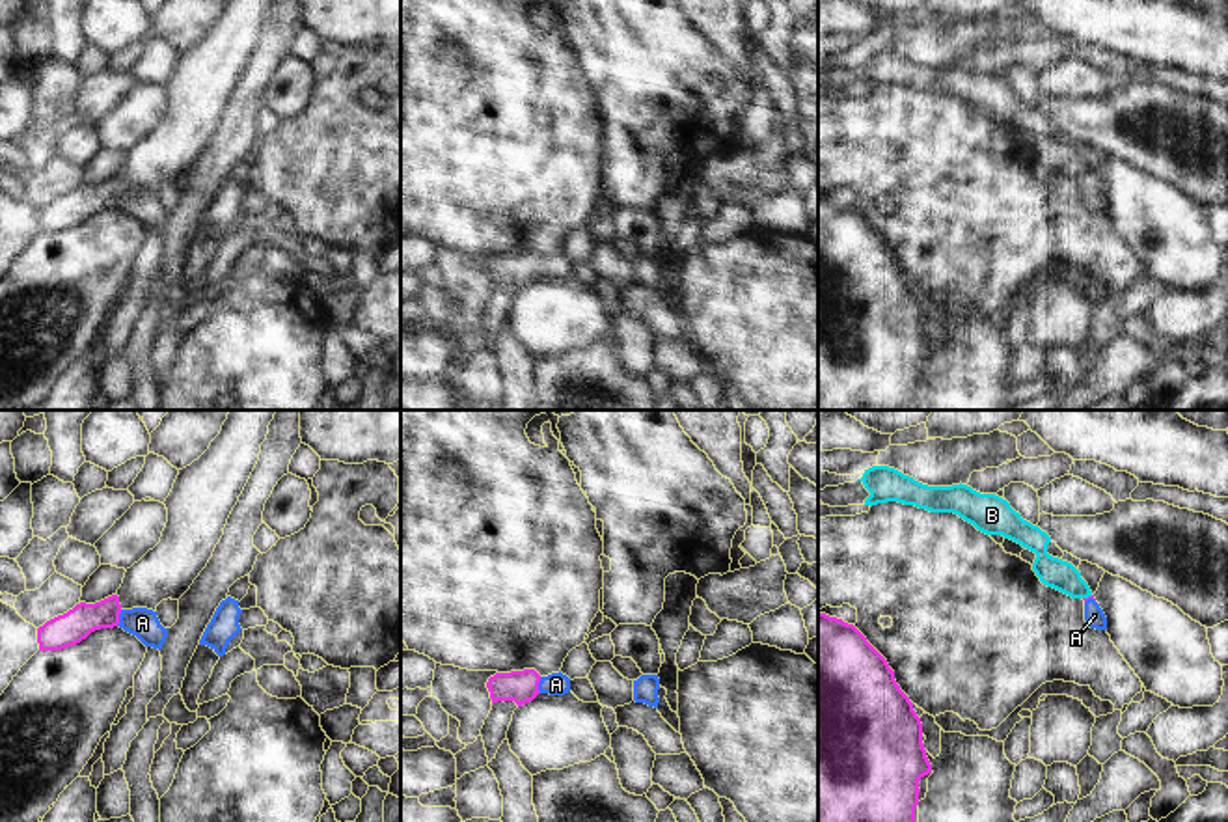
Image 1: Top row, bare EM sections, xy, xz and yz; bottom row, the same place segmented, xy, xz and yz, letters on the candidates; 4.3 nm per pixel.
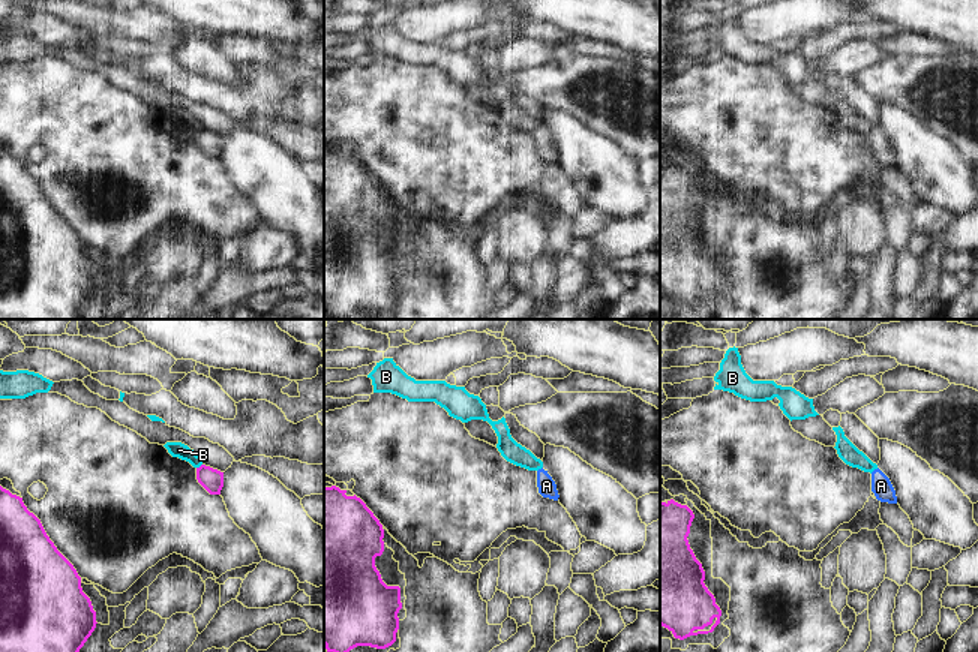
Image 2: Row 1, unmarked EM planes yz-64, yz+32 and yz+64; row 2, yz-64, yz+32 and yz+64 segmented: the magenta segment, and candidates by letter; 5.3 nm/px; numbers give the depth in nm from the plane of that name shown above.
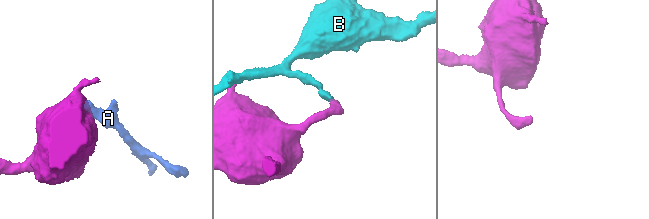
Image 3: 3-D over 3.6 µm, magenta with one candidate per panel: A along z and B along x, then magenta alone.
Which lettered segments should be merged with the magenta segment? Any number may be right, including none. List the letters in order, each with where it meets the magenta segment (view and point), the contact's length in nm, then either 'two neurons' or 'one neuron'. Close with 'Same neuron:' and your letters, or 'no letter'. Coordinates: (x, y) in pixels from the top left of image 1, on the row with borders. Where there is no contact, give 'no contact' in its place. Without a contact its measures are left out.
A: xy (118, 617) | 80 nm | one neuron
B: yz (1089, 597) | 50 nm | two neurons
Same neuron: A

